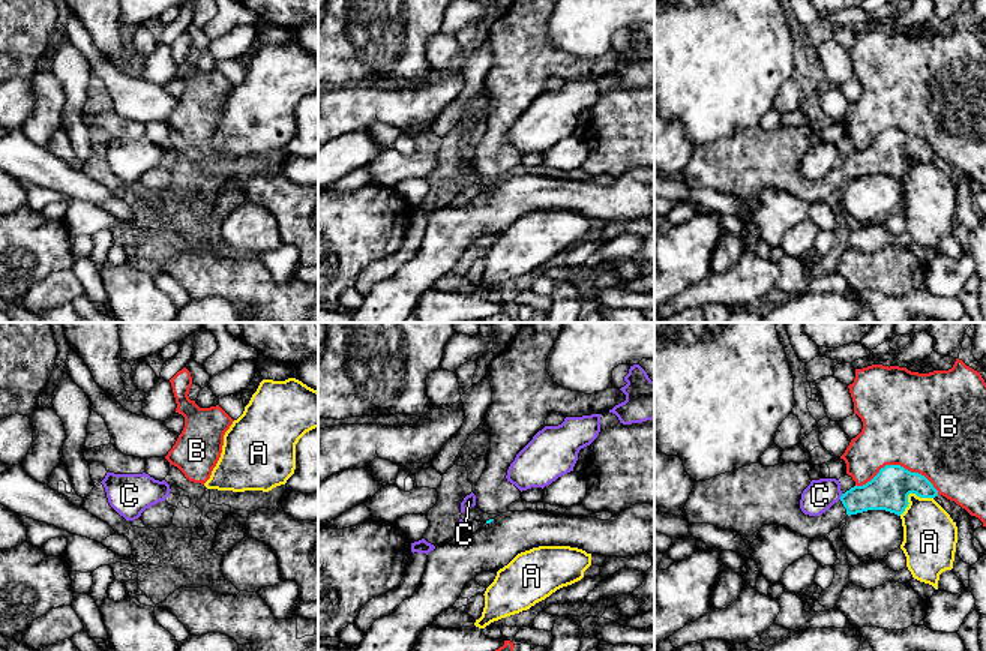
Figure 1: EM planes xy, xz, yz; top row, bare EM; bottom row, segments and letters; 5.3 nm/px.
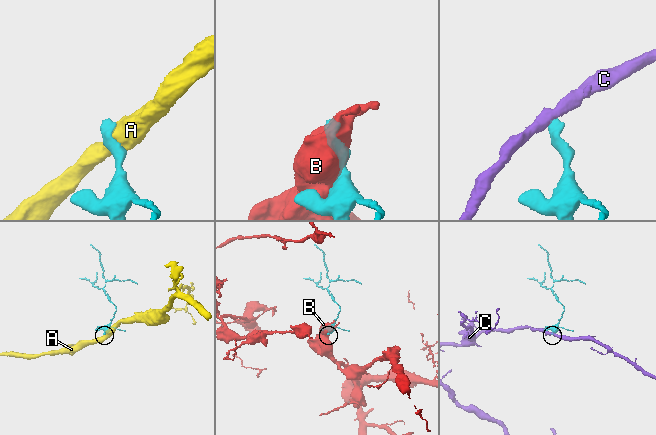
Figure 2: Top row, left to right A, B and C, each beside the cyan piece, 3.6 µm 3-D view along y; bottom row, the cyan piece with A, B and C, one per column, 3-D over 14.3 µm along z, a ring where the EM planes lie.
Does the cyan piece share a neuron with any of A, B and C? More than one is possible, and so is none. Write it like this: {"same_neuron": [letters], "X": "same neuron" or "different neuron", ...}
{"same_neuron": [], "A": "different neuron", "B": "different neuron", "C": "different neuron"}

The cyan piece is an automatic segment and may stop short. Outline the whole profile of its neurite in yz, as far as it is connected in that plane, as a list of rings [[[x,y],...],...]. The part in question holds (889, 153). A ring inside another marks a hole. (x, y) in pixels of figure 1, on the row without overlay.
[[[759,126],[741,130],[731,136],[716,140],[705,146],[695,147],[681,180],[689,188],[710,188],[722,194],[738,196],[744,207],[750,210],[764,189],[782,189],[807,202],[825,201],[831,194],[851,178],[867,174],[885,174],[900,180],[908,171],[908,159],[920,162],[935,162],[938,154],[921,138],[911,136],[900,129],[885,129],[866,148],[854,150],[825,177],[819,180],[804,178],[800,172],[803,154],[810,148],[810,128],[777,128],[764,130]]]

